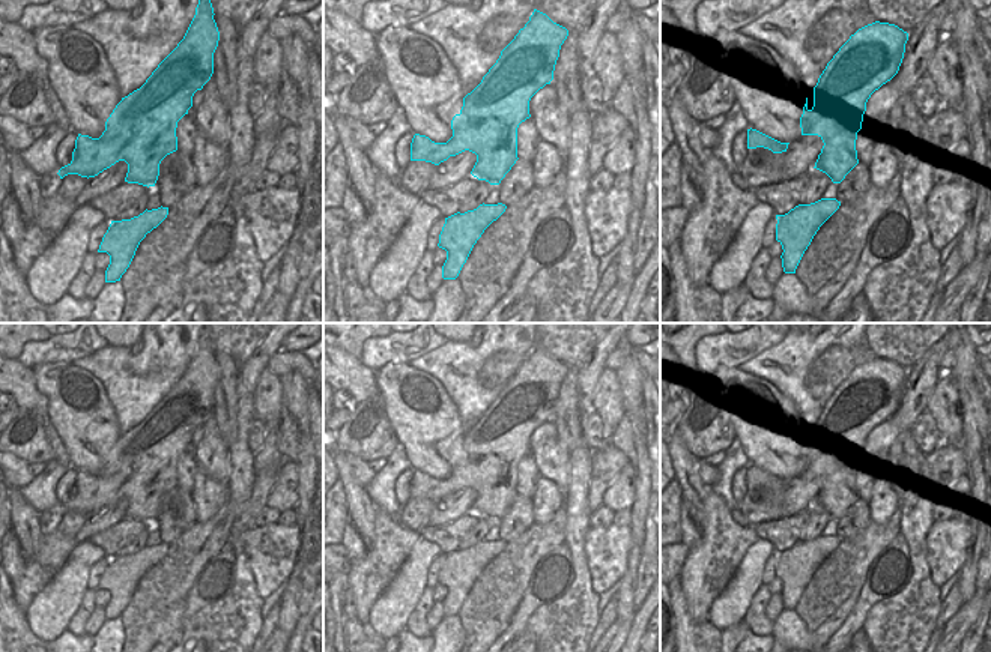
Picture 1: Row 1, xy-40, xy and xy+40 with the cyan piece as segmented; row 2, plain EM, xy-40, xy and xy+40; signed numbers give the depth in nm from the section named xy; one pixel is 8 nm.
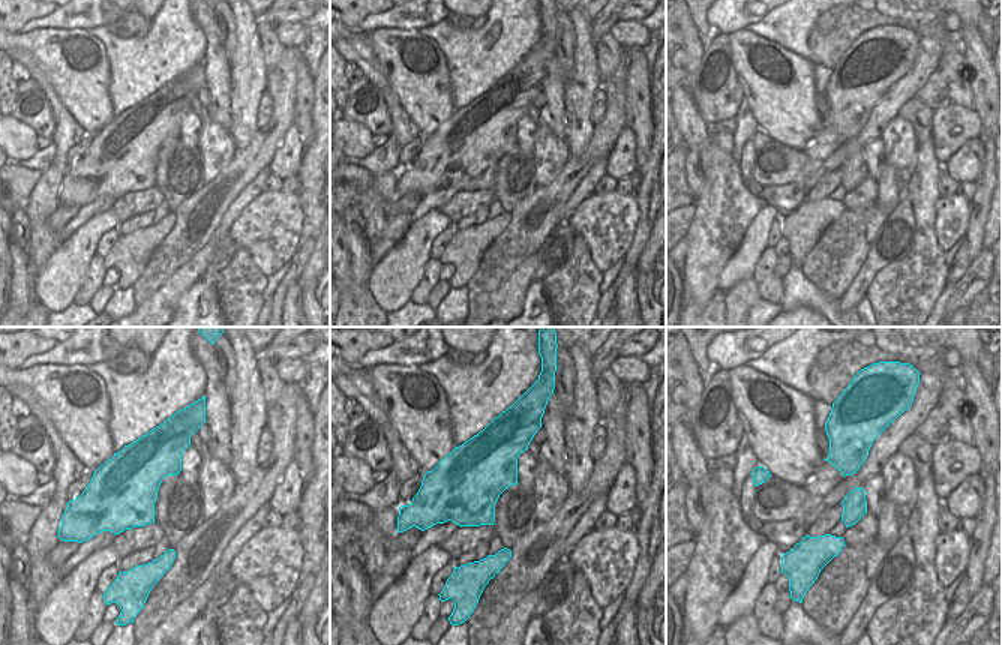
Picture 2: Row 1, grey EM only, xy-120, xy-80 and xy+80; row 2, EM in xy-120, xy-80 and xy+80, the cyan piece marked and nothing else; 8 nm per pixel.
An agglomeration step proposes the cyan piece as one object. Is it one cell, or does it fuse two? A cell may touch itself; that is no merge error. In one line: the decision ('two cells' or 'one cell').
one cell

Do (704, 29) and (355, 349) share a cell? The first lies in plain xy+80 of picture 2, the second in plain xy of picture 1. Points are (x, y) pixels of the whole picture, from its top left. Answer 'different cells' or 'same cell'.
same cell

